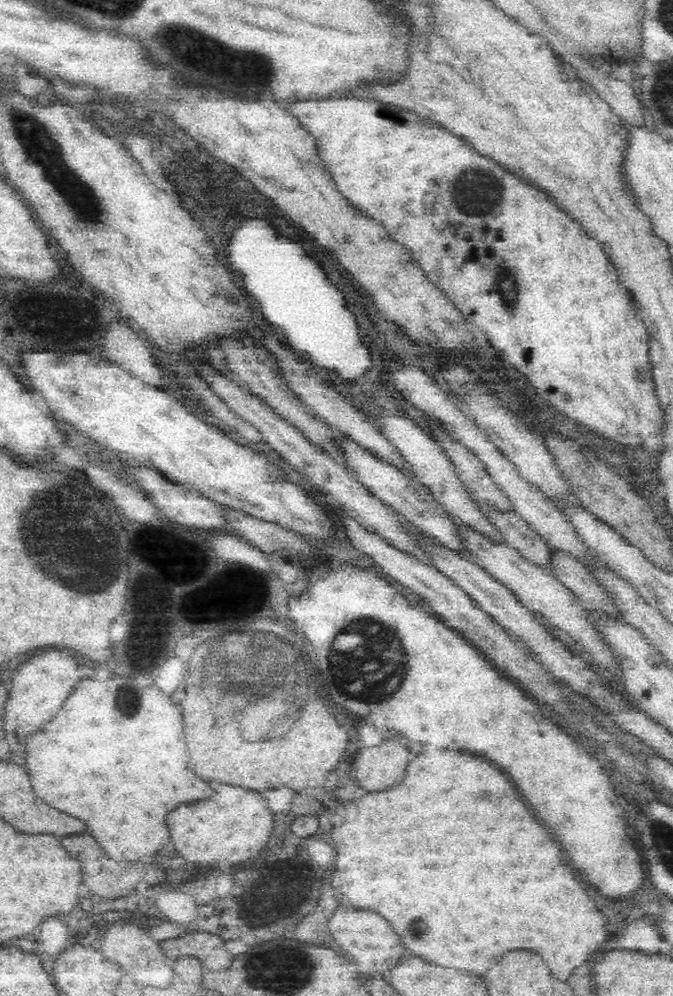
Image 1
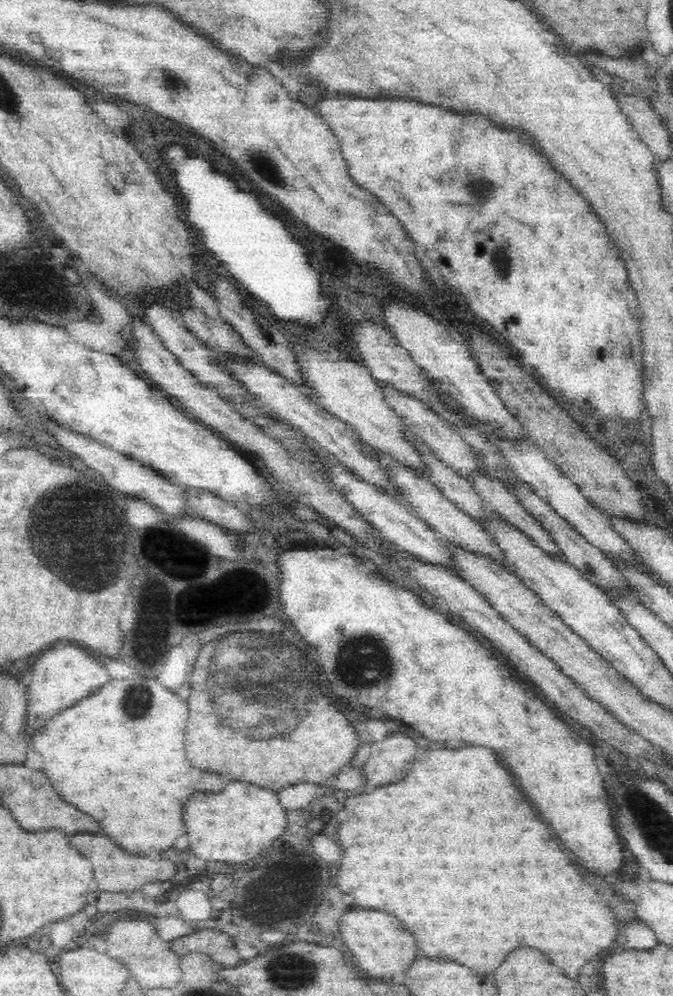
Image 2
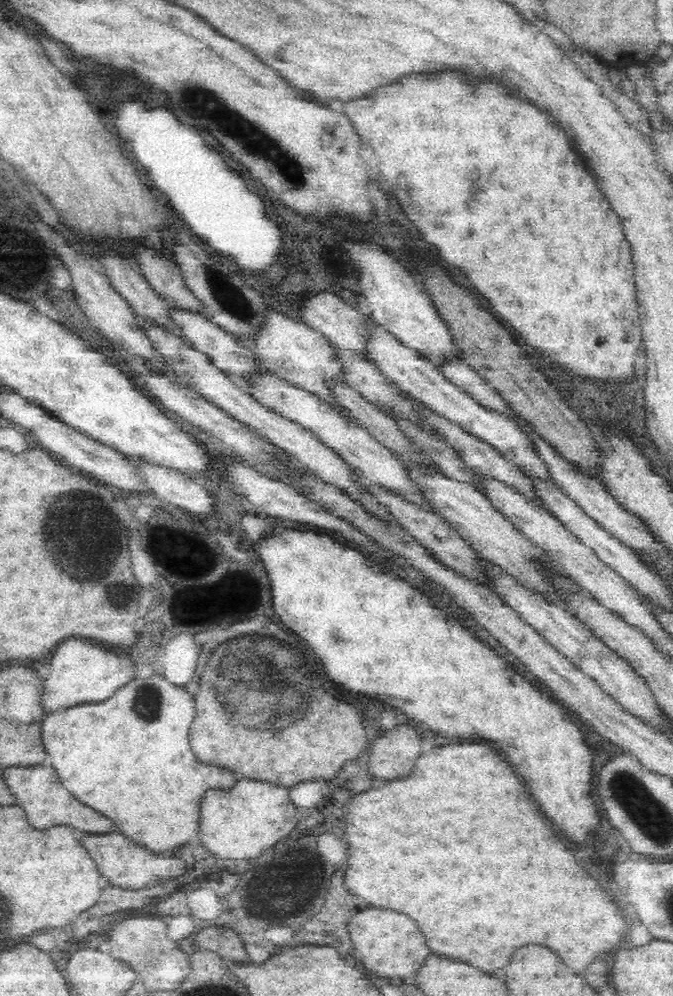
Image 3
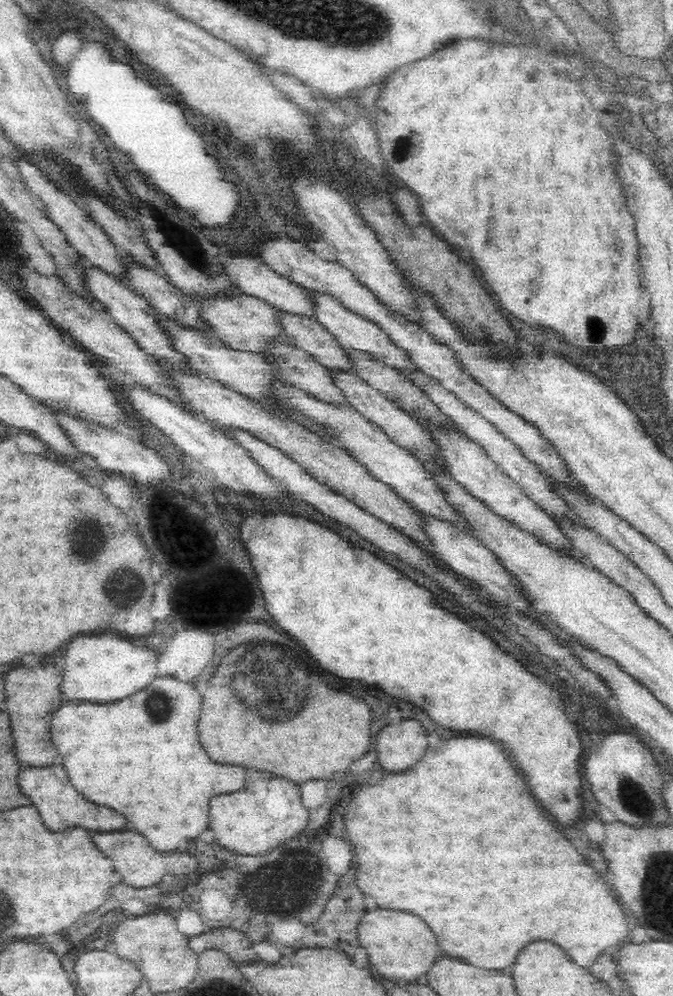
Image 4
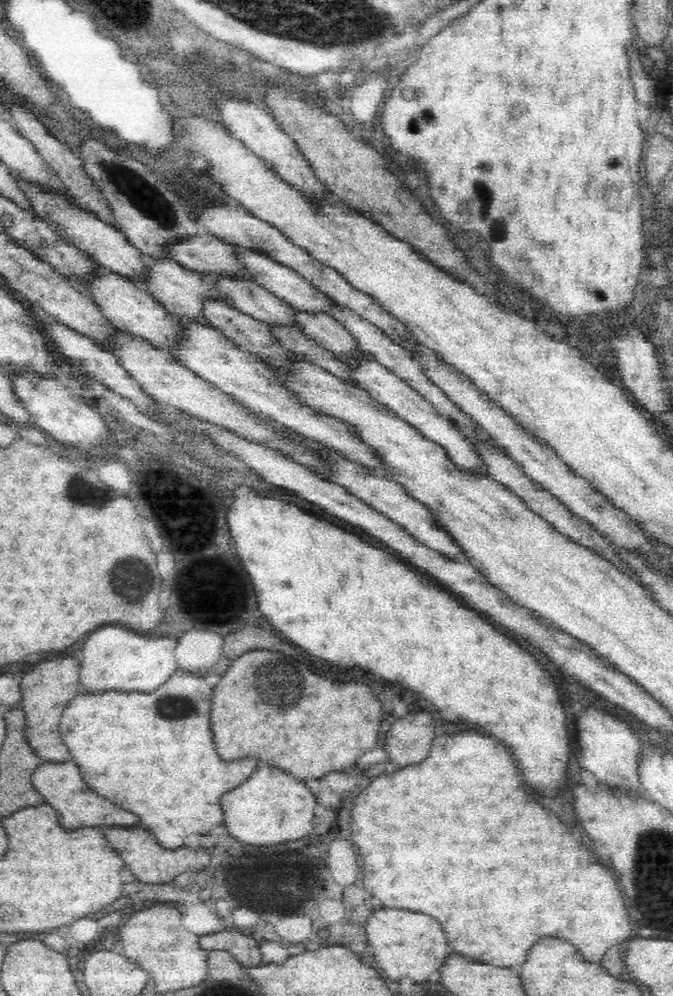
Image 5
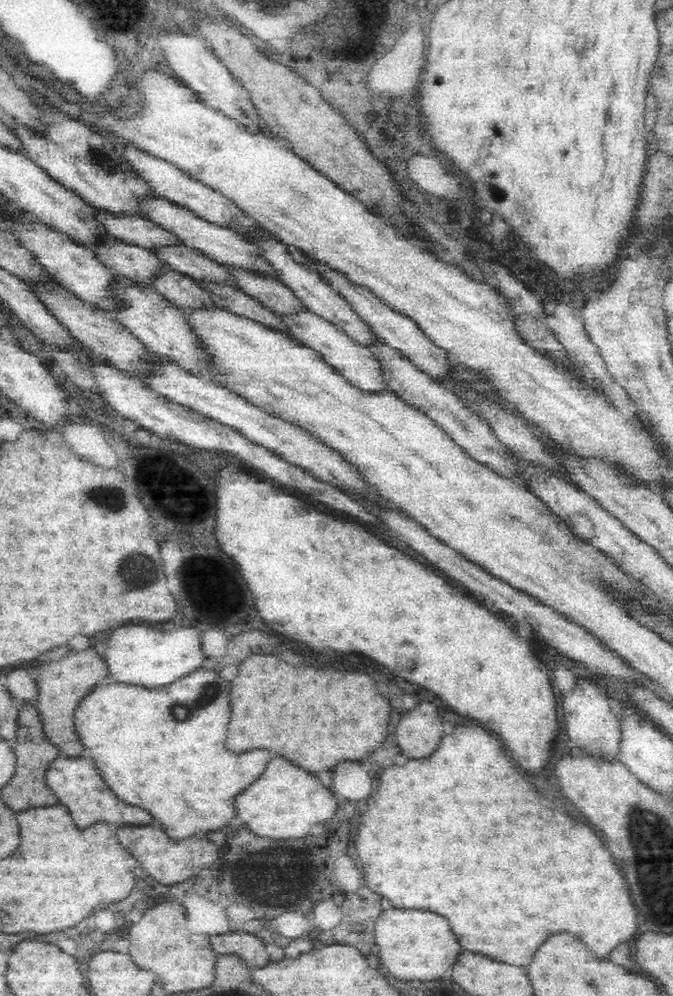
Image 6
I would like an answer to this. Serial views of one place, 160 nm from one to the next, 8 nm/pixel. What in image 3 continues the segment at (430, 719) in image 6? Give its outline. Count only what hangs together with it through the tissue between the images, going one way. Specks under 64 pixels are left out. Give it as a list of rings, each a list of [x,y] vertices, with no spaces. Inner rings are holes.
[[[396,726],[372,742],[368,772],[374,778],[400,780],[412,770],[414,758],[420,754],[418,750],[420,738],[416,732],[406,726]]]

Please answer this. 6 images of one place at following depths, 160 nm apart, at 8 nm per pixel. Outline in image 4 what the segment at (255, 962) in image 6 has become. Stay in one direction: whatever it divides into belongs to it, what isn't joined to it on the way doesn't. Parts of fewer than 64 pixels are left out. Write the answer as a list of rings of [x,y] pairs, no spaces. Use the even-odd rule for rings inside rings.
[[[212,924],[206,932],[188,938],[187,946],[196,955],[207,949],[218,950],[237,965],[246,963],[246,960],[250,962],[257,960],[256,952],[251,948],[248,940],[236,930]]]

